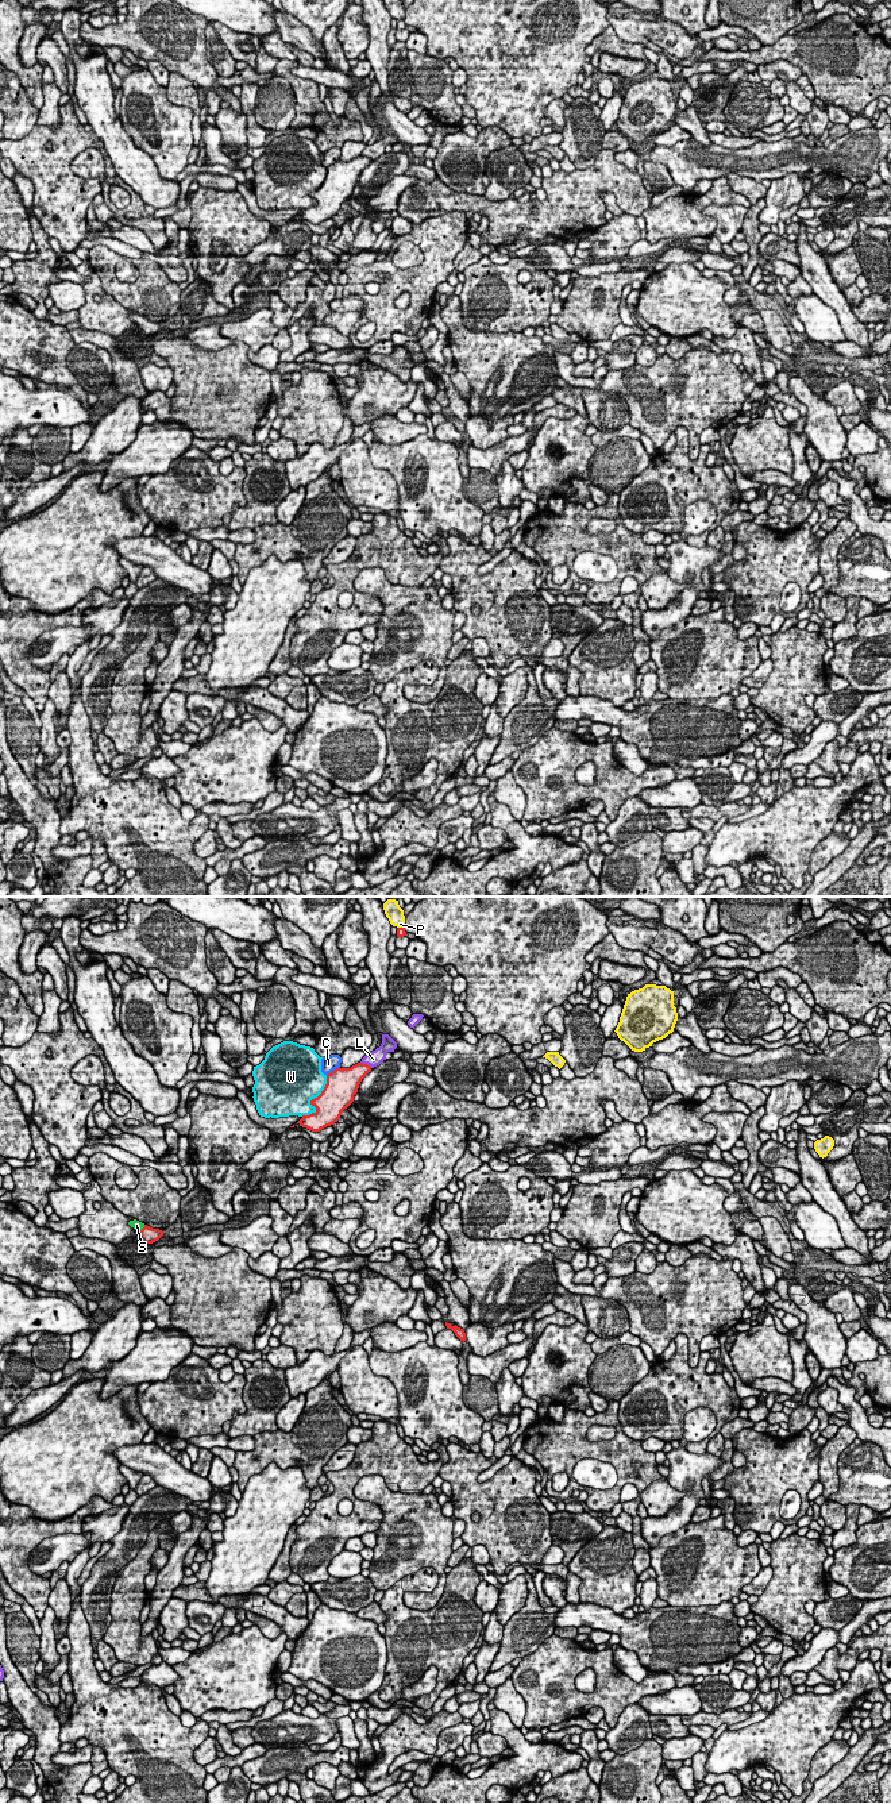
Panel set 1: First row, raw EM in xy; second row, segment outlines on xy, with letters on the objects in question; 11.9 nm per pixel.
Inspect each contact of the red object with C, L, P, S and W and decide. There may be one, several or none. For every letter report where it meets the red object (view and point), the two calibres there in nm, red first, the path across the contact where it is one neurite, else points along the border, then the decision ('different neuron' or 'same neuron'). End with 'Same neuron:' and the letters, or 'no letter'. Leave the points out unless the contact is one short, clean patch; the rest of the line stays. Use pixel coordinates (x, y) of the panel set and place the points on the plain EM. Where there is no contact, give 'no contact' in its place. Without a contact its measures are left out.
C: contact xy (332, 164); calibres 380 and 190 nm; different neuron
L: contact xy (366, 157); calibres 260 and 190 nm; different neuron
P: contact xy (401, 20); calibres 100 and 190 nm; different neuron
S: contact xy (142, 322); calibres 200 and 120 nm; way xy (147, 327), (142, 322), (137, 317); same neuron
W: contact xy (312, 192); calibres 340 and 500 nm; different neuron
Same neuron: S

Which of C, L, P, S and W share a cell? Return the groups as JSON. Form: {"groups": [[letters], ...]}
{"groups": [["C"], ["L"], ["P"], ["S"], ["W"]]}

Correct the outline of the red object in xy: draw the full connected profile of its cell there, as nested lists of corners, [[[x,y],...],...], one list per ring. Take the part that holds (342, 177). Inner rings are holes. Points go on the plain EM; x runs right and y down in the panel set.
[[[358,155],[351,161],[336,161],[327,167],[327,177],[321,186],[310,193],[316,204],[302,208],[297,215],[300,219],[312,224],[333,217],[342,208],[342,204],[354,194],[362,171],[371,163],[371,159]]]

